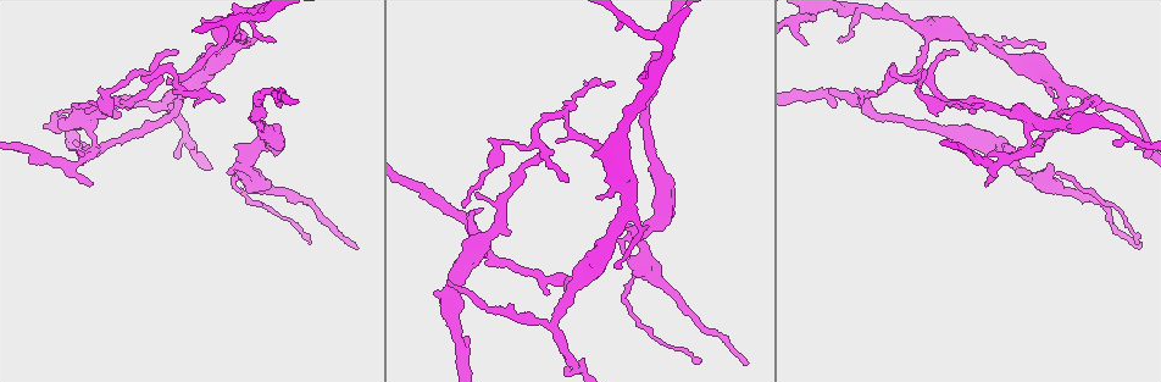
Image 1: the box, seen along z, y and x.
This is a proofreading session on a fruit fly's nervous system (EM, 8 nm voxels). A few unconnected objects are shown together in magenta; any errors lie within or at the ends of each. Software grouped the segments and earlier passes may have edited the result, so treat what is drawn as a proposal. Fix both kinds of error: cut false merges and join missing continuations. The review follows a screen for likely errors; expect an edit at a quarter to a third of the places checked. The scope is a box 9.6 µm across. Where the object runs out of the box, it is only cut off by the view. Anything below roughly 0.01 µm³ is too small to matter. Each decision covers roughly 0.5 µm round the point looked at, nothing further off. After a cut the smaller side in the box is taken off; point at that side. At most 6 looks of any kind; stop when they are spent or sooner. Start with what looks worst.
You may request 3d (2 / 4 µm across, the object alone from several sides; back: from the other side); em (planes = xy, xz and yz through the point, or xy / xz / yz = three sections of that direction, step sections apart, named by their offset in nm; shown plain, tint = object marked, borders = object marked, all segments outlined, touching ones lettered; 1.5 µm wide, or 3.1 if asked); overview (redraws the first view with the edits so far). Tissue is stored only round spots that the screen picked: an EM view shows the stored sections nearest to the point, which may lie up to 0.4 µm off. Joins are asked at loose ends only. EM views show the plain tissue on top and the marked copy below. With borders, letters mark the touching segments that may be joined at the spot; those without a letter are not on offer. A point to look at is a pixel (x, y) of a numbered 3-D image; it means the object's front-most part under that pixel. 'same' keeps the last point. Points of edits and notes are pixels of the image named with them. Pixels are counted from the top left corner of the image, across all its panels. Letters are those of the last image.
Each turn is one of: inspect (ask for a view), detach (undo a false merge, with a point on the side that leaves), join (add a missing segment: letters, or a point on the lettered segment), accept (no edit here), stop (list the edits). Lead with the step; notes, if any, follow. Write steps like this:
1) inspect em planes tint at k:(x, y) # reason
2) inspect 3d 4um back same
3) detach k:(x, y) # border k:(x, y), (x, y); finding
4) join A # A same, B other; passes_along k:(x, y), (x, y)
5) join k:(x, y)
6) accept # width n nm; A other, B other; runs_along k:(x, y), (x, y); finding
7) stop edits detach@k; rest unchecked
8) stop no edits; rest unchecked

inspect 3d 4um at 1:(232, 173) # an open end

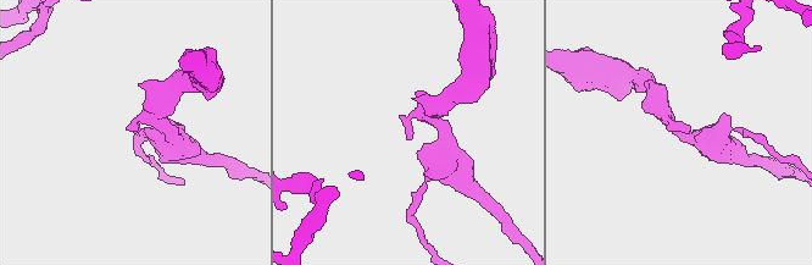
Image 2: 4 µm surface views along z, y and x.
inspect em yz step 4 borders at 2:(138, 130)

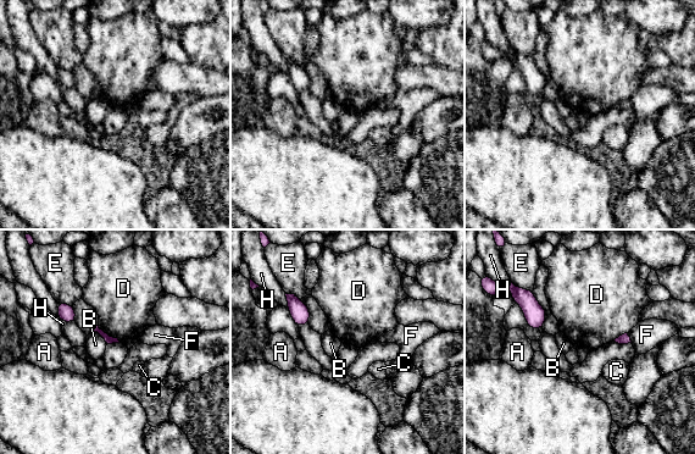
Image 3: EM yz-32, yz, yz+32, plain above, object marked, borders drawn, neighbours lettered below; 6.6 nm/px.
accept # A other, B other, C other, D other, E other, F other, H other; border 3:(98, 325), (120, 341); no lettered segment goes on from it

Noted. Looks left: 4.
inspect em planes borders at 1:(565, 115) # three arms meet

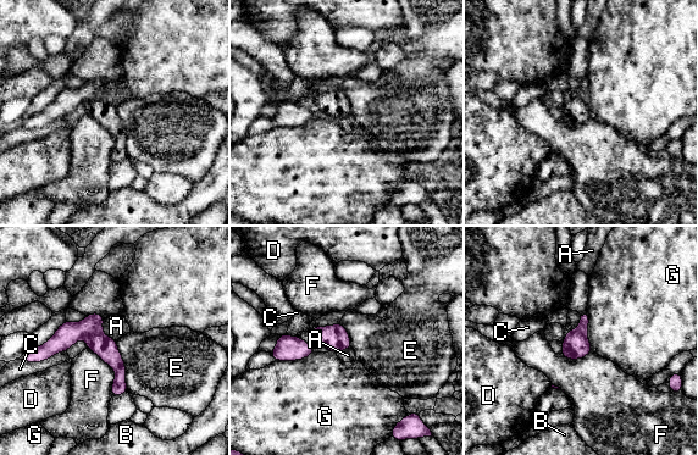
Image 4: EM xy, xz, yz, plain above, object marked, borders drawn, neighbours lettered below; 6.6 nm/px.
detach 4:(67, 334) # A other, B other, C other, D other, E other, F other, G other; part_leaving 4:(100, 317), (68, 333), (39, 358); a second neuron is stuck on

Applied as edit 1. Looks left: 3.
inspect overview # see it whole again

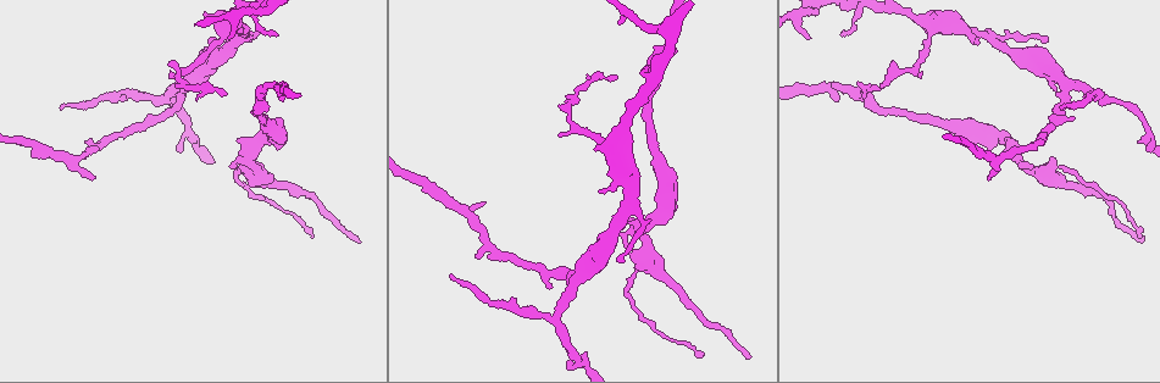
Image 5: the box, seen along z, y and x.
inspect 3d 4um back at 5:(750, 357) # tapers out

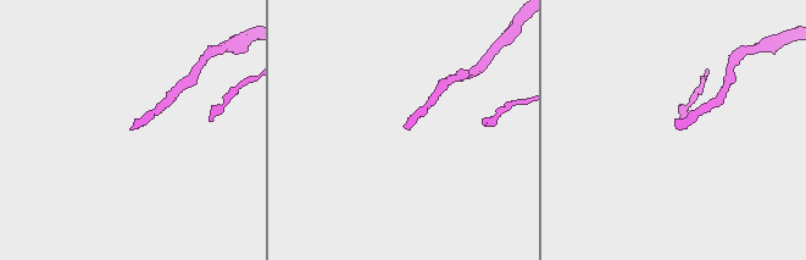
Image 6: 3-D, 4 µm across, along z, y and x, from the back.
inspect em xz step 4 borders at 6:(133, 130) # now the EM

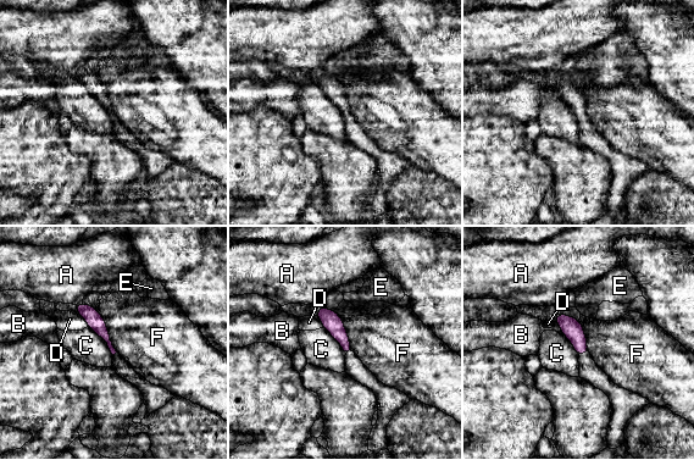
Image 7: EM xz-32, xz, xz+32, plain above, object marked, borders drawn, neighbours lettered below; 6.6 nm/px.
accept # A other, B other, C other, D other, E other, F other; runs_along 7:(79, 306), (99, 326), (107, 339); none of them fits

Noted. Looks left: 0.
stop edits detach@4; rest unchecked

